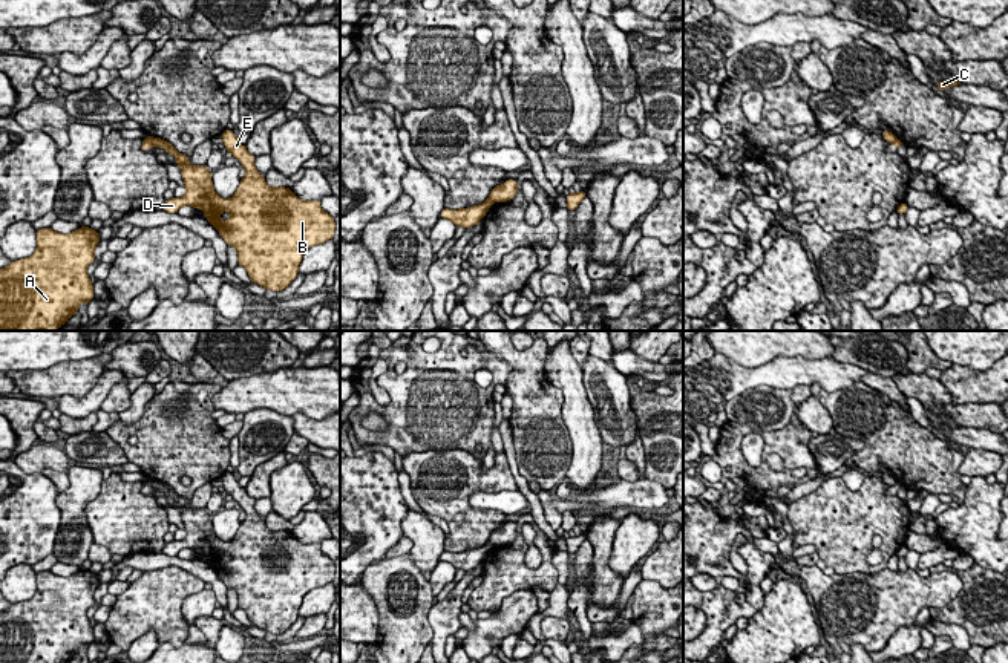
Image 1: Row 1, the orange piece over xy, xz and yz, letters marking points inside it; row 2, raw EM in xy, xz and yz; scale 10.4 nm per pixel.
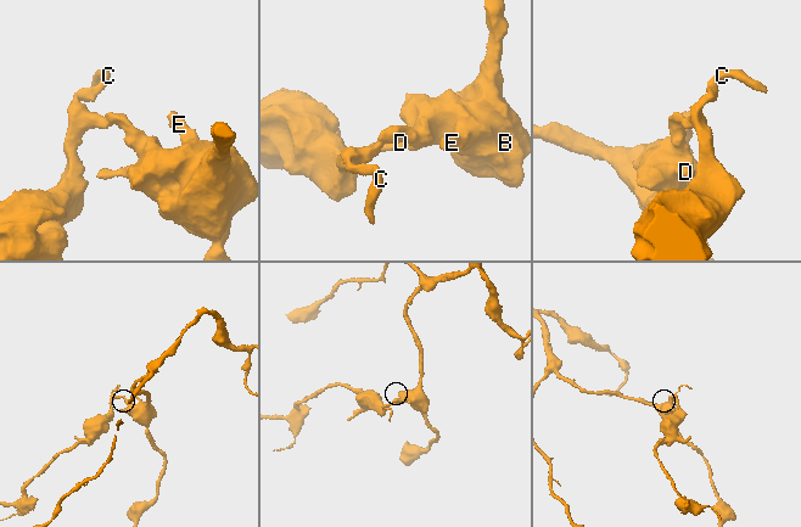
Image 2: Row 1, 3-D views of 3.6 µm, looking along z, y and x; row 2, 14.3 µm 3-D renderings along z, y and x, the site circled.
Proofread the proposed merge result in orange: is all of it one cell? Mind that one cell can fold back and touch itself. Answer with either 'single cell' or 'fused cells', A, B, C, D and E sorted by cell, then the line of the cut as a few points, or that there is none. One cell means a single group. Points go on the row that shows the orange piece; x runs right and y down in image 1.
fused cells; A C / B D E; cut in xz along (489, 196), (494, 201)

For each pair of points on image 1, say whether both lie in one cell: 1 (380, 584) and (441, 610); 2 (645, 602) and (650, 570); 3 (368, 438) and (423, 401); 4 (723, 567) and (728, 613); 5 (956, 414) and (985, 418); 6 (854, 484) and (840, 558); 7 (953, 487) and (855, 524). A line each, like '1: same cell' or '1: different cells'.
1: different cells
2: different cells
3: same cell
4: same cell
5: same cell
6: different cells
7: different cells

